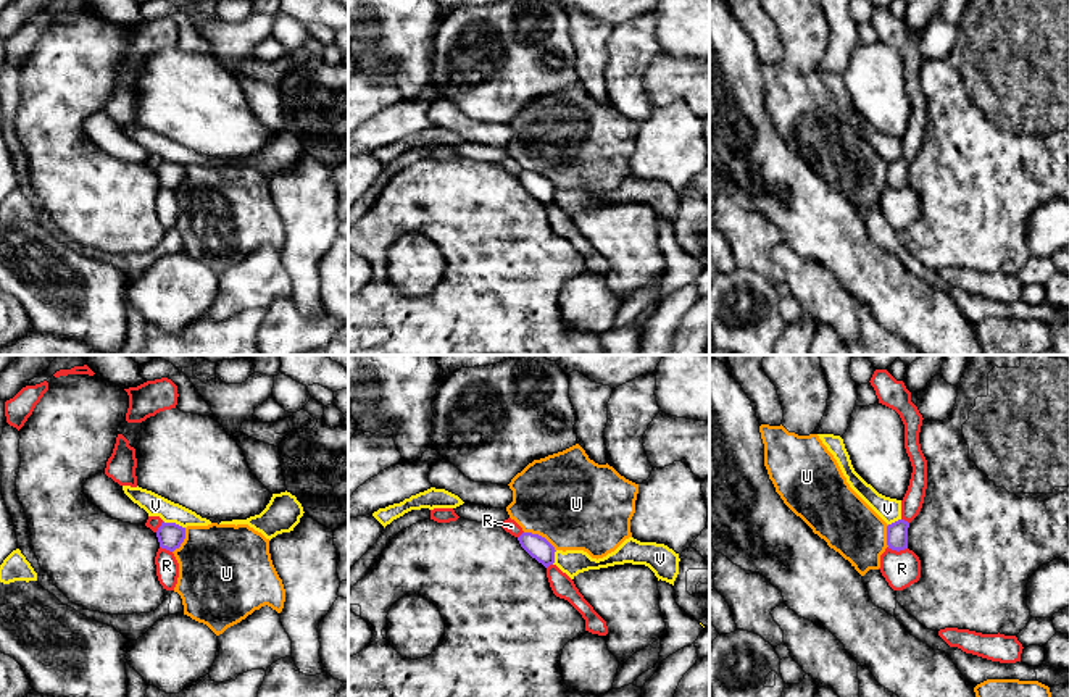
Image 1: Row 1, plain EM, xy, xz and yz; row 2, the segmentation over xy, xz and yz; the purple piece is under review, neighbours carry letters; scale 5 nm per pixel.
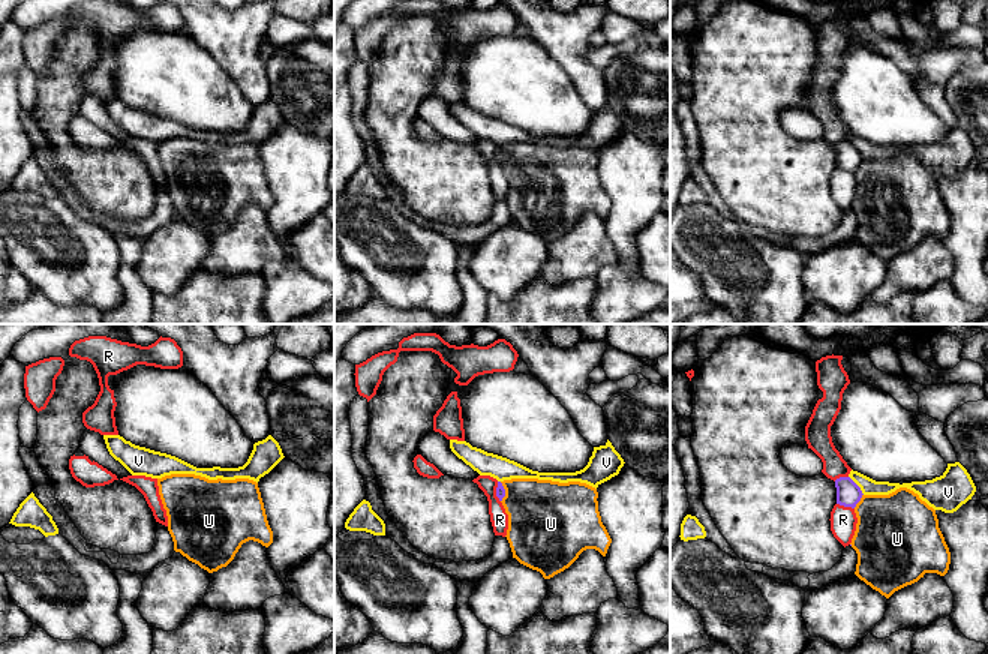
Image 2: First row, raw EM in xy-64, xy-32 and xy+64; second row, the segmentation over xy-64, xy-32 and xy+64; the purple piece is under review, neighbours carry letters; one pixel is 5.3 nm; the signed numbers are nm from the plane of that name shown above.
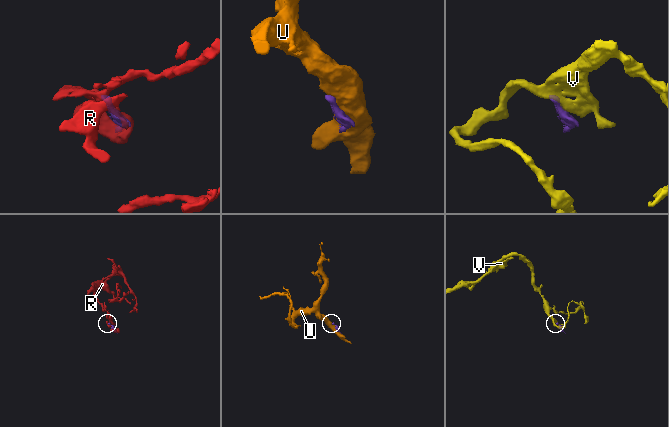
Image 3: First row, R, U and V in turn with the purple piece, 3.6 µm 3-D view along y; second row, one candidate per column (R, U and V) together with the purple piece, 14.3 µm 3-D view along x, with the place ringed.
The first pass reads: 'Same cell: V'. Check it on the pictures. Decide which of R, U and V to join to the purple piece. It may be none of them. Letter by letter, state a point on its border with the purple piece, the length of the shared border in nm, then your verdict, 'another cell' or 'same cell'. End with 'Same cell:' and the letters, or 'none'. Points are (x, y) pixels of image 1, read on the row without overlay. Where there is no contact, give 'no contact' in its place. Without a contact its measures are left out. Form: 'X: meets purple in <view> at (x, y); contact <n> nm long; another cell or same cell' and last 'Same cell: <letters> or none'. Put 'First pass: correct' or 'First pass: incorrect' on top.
First pass: incorrect
R: meets purple in yz at (897, 189); contact 100 nm long; another cell
U: meets purple in xz at (540, 175); contact 190 nm long; another cell
V: meets purple in xy at (174, 162); contact 120 nm long; another cell
Same cell: none

